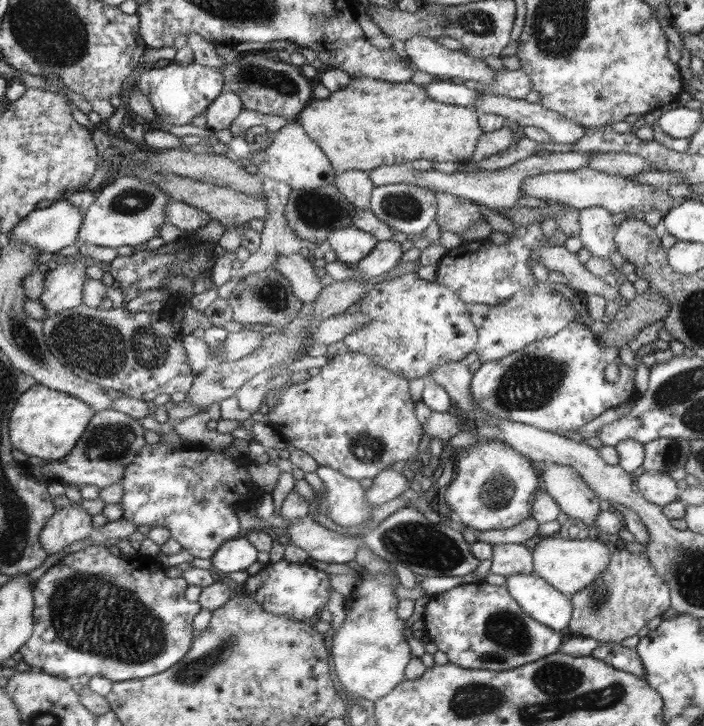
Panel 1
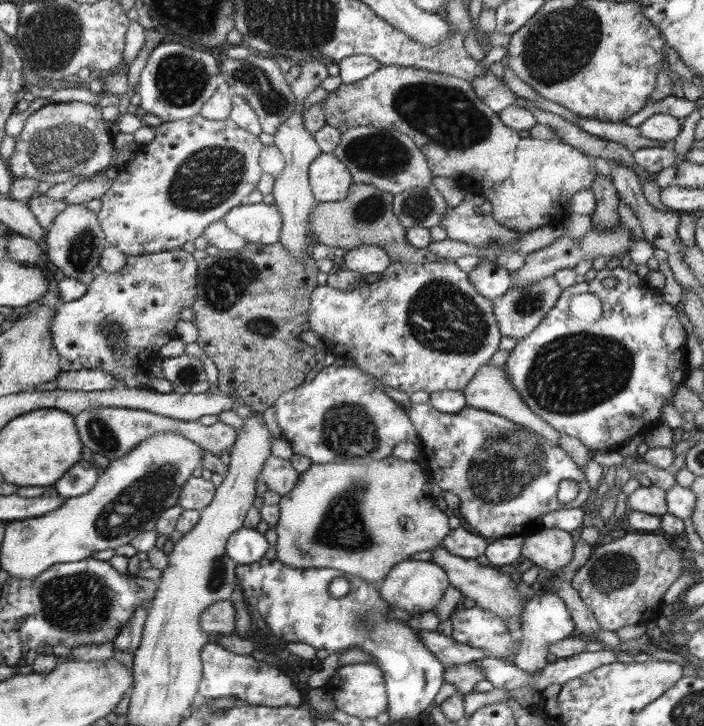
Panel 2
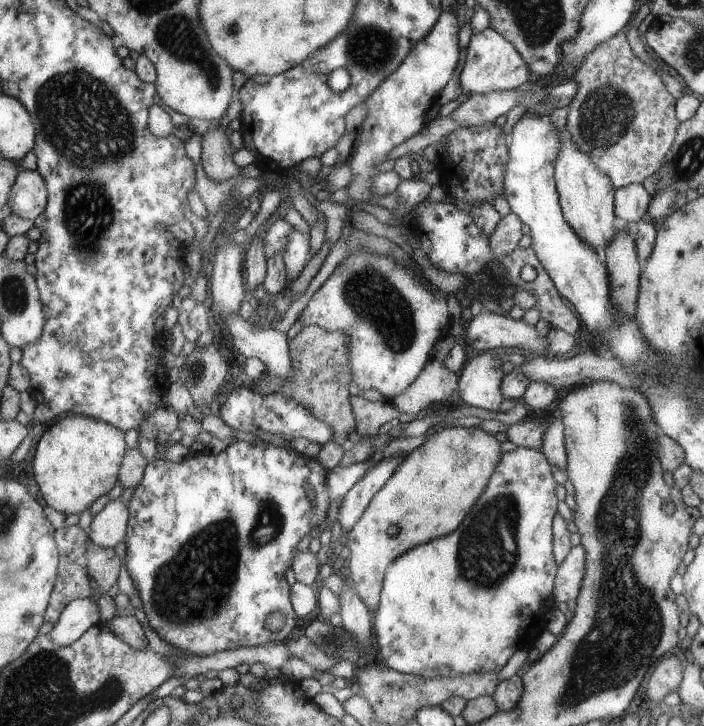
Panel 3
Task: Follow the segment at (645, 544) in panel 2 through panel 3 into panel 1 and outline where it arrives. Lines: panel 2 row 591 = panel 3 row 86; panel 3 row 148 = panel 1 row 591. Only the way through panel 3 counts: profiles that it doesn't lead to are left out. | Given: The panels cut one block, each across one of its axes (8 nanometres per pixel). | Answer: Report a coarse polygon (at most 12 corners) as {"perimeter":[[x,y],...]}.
{"perimeter":[[622,545],[572,594],[569,636],[620,643],[670,608],[646,550]]}

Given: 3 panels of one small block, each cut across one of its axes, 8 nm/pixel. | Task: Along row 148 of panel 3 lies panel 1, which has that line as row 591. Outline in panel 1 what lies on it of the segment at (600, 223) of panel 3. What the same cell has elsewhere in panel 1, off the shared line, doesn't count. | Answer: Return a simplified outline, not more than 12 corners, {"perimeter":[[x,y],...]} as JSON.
{"perimeter":[[541,537],[534,573],[569,597],[608,569],[598,540]]}

